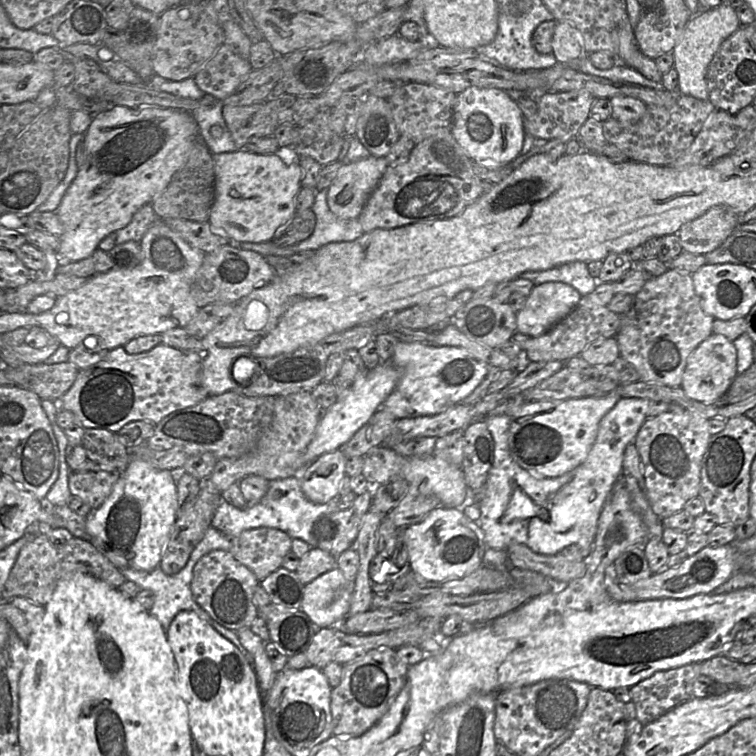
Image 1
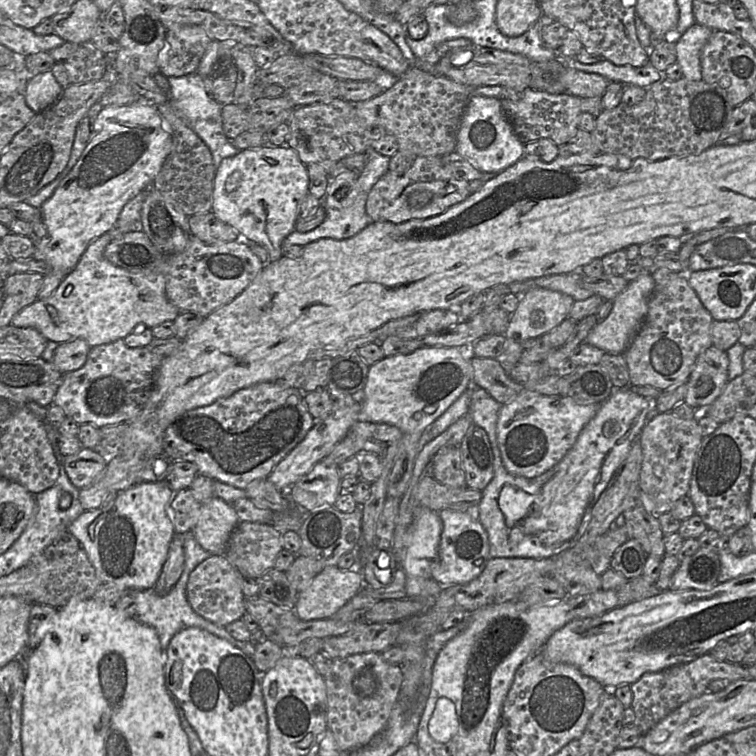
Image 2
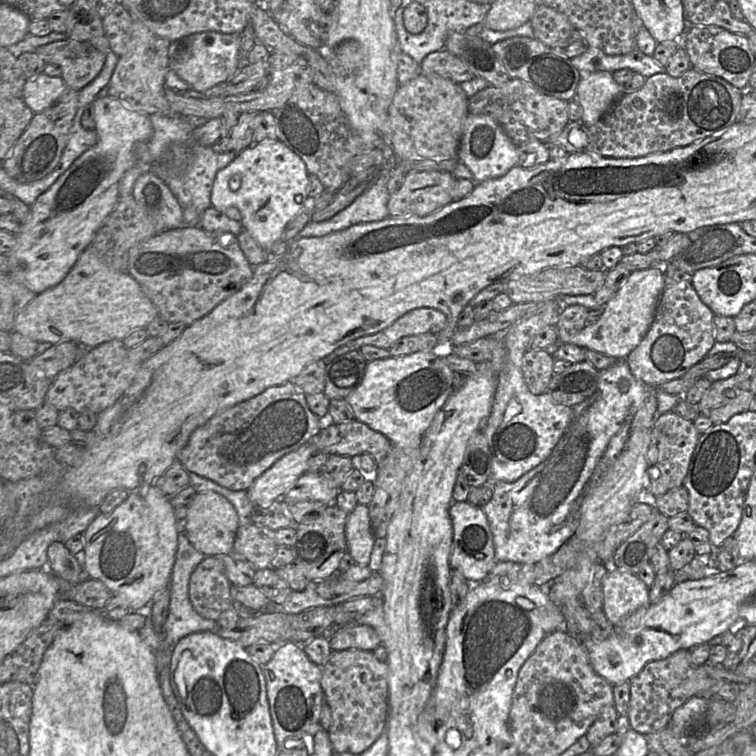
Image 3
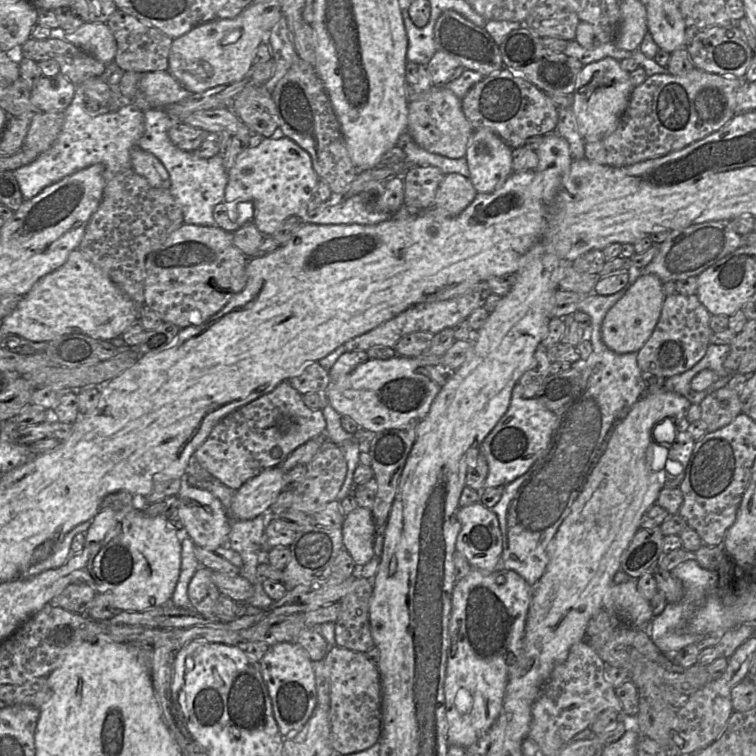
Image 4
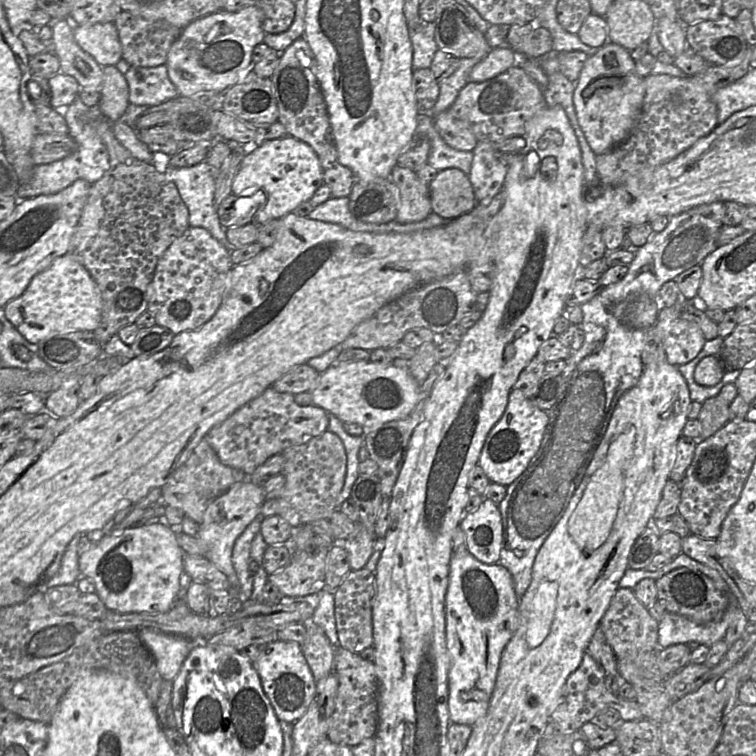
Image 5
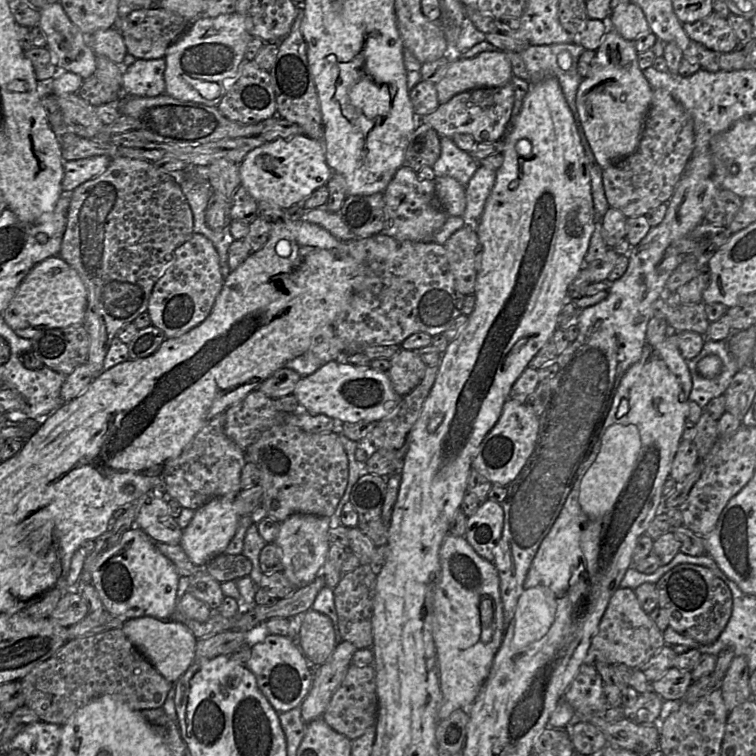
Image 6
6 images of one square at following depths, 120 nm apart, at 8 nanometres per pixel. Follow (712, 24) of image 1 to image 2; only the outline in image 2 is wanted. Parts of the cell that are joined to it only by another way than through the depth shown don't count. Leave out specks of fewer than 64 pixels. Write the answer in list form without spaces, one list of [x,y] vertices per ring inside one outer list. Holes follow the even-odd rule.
[[[694,23],[676,41],[676,62],[686,79],[702,80],[700,55],[712,32],[710,28]]]

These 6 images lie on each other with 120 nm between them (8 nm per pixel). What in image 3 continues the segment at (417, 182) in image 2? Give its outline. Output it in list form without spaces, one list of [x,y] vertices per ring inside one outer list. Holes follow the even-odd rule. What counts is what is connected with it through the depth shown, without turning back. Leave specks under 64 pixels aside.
[[[411,171],[405,175],[402,186],[390,194],[388,217],[426,216],[454,201],[456,178],[447,171]]]

